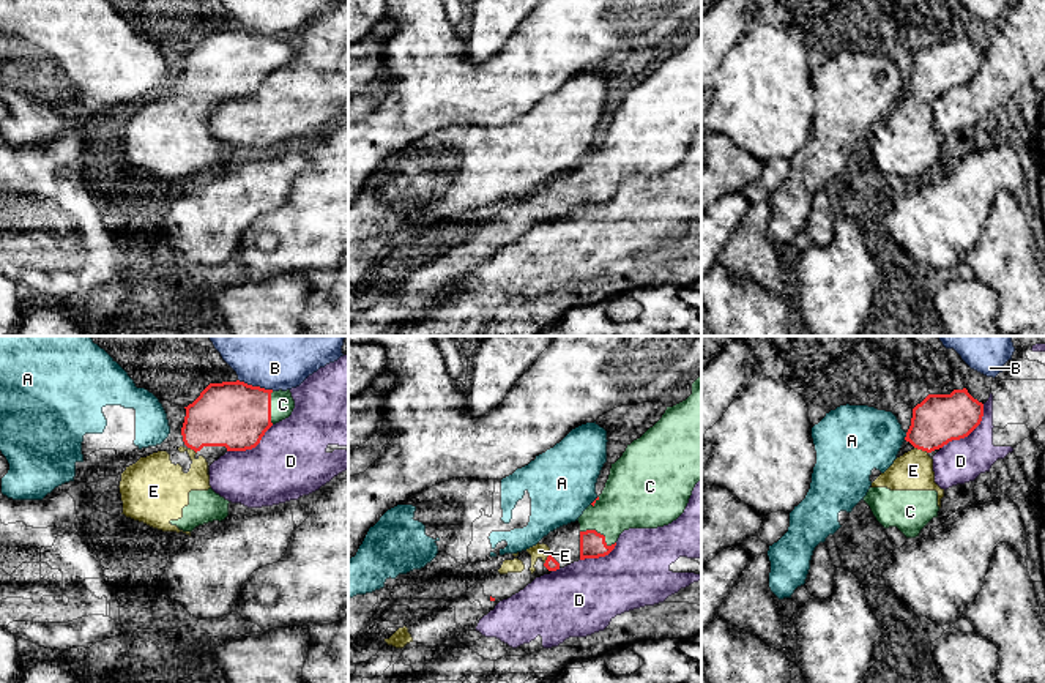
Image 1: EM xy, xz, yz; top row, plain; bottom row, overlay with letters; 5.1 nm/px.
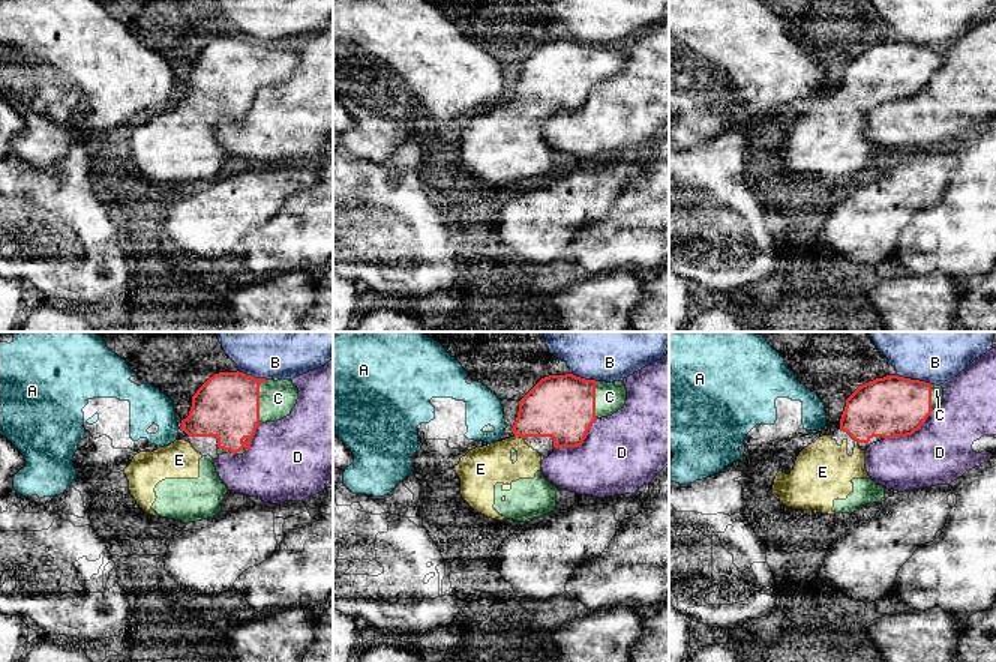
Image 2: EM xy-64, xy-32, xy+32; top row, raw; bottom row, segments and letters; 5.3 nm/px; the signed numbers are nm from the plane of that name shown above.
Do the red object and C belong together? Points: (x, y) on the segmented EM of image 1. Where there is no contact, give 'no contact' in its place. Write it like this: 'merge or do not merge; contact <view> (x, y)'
merge; contact xz (599, 533)

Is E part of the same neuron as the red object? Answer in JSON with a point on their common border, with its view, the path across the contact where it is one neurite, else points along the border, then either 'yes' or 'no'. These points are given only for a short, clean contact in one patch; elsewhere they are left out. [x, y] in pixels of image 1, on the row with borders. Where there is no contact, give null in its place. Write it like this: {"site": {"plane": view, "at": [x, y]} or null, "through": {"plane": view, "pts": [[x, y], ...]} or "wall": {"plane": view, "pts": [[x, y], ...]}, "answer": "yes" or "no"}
{"site": {"plane": "yz", "at": [921, 448]}, "answer": "yes"}

